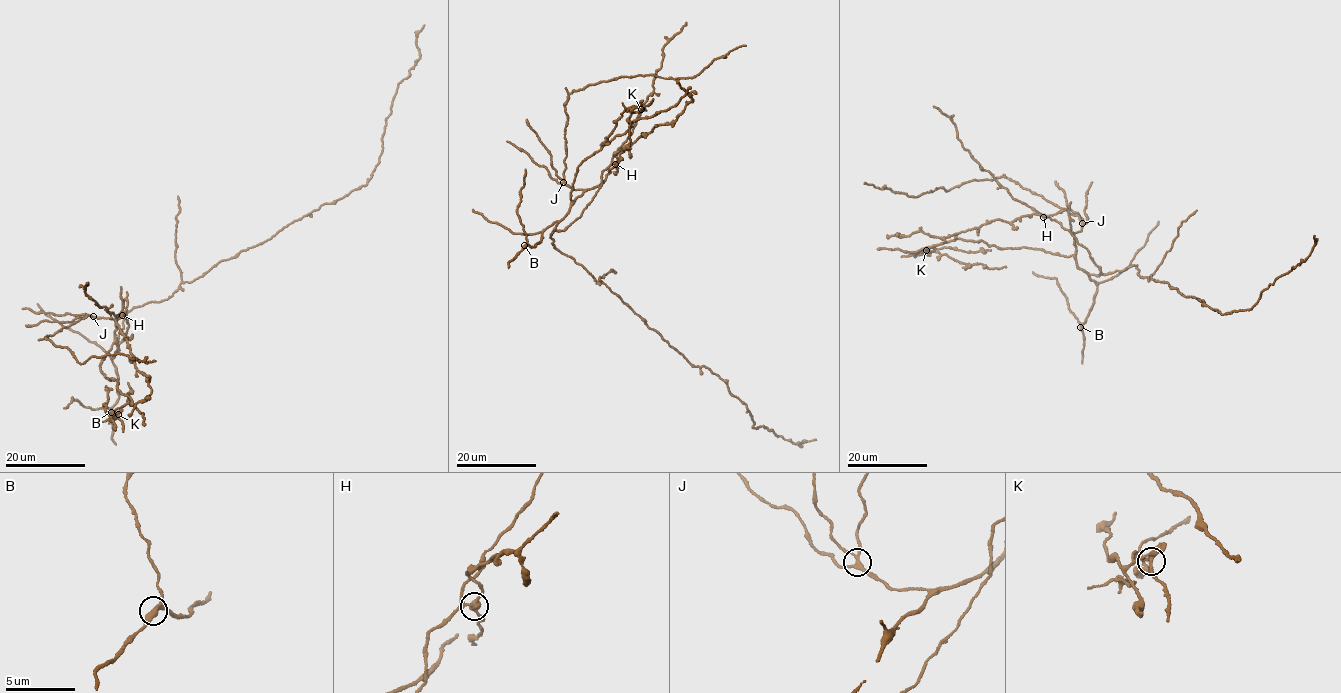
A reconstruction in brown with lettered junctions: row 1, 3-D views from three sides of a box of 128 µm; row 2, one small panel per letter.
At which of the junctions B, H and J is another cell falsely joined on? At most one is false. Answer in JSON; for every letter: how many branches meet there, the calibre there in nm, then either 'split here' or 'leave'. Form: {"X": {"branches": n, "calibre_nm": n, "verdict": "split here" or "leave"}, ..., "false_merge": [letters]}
{"B": {"branches": 3, "calibre_nm": 320, "verdict": "leave"}, "H": {"branches": 4, "calibre_nm": 320, "verdict": "split here"}, "J": {"branches": 4, "calibre_nm": 240, "verdict": "leave"}, "false_merge": ["H"]}

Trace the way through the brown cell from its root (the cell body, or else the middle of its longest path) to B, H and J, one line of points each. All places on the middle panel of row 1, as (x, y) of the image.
B: (570, 257), (552, 243), (551, 236), (555, 221), (541, 233), (540, 241), (533, 248), (524, 245)
H: (570, 257), (555, 248), (552, 232), (564, 230), (582, 214), (601, 186), (602, 172), (616, 164)
J: (570, 257), (555, 248), (551, 233), (584, 192), (572, 189), (563, 182)

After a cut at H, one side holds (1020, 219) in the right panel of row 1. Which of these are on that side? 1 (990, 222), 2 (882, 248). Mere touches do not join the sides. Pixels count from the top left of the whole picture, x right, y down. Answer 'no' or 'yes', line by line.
1: yes
2: no

